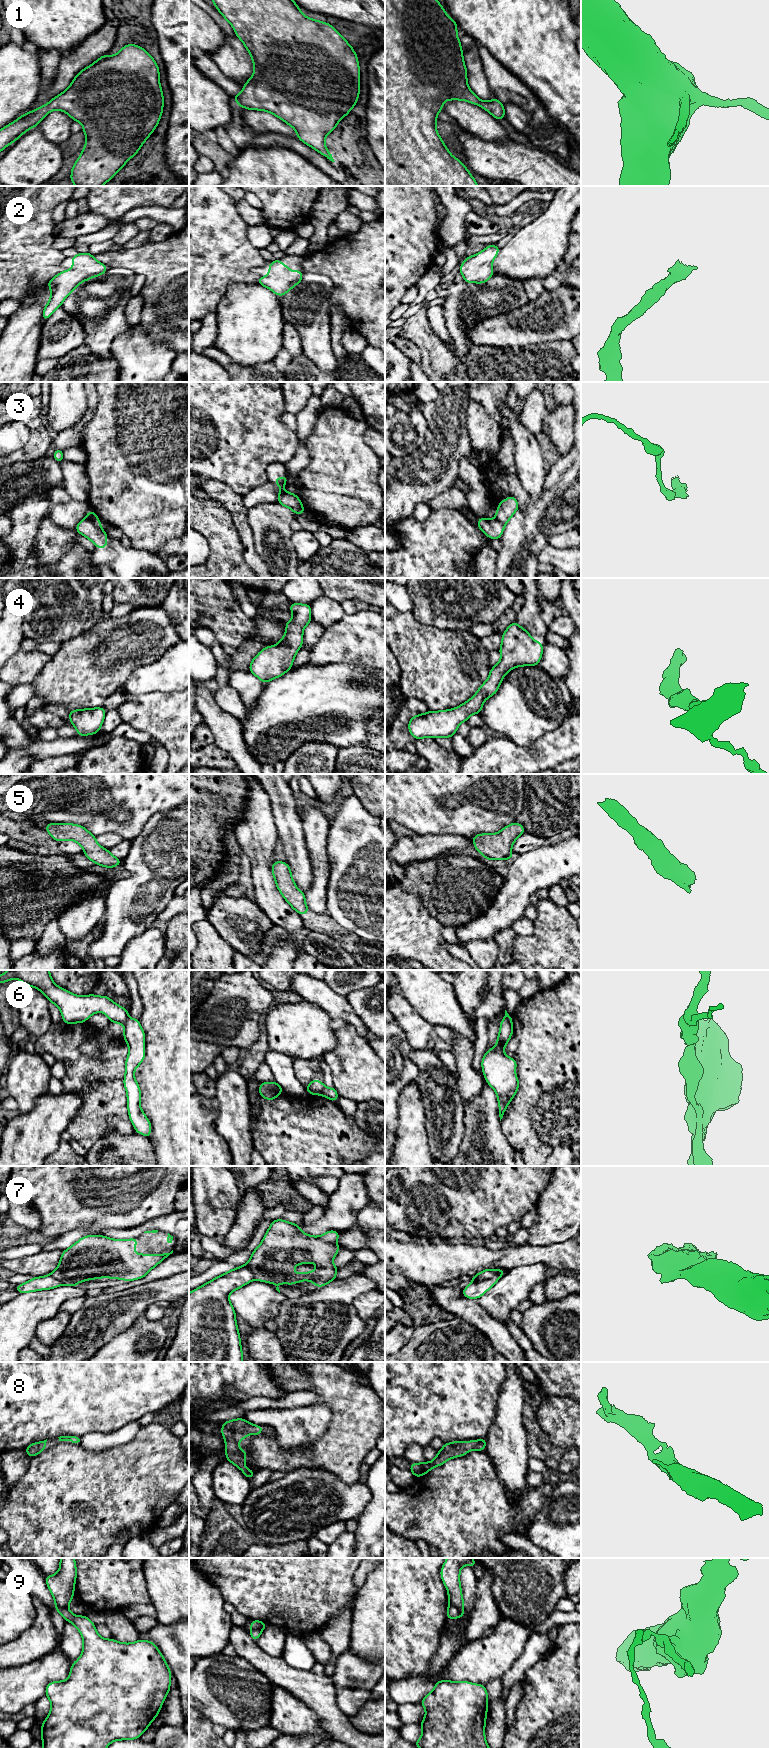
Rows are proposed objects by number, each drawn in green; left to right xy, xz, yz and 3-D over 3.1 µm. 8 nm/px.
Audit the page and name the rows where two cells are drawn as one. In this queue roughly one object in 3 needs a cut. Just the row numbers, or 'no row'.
3, 6, 7, 9

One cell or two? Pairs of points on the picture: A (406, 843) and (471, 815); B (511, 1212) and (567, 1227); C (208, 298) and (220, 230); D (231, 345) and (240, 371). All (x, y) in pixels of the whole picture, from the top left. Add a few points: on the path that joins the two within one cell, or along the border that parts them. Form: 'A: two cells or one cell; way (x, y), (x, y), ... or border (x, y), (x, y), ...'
A: two cells; border (415, 833), (420, 835), (448, 834)
B: two cells; border (546, 1186), (540, 1194), (535, 1207)
C: one cell; way (209, 281), (209, 247)
D: two cells; border (219, 350), (244, 366), (262, 364)

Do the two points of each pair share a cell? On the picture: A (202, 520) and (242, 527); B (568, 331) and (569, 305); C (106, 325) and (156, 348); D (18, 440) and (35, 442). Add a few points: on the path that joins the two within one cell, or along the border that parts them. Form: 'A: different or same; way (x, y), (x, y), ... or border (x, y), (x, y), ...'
A: different; border (222, 506), (230, 514), (244, 548)
B: same; way (568, 325), (569, 311)
C: different; border (131, 327), (114, 339), (110, 353)
D: different; border (24, 423), (29, 431), (29, 439), (10, 455)

